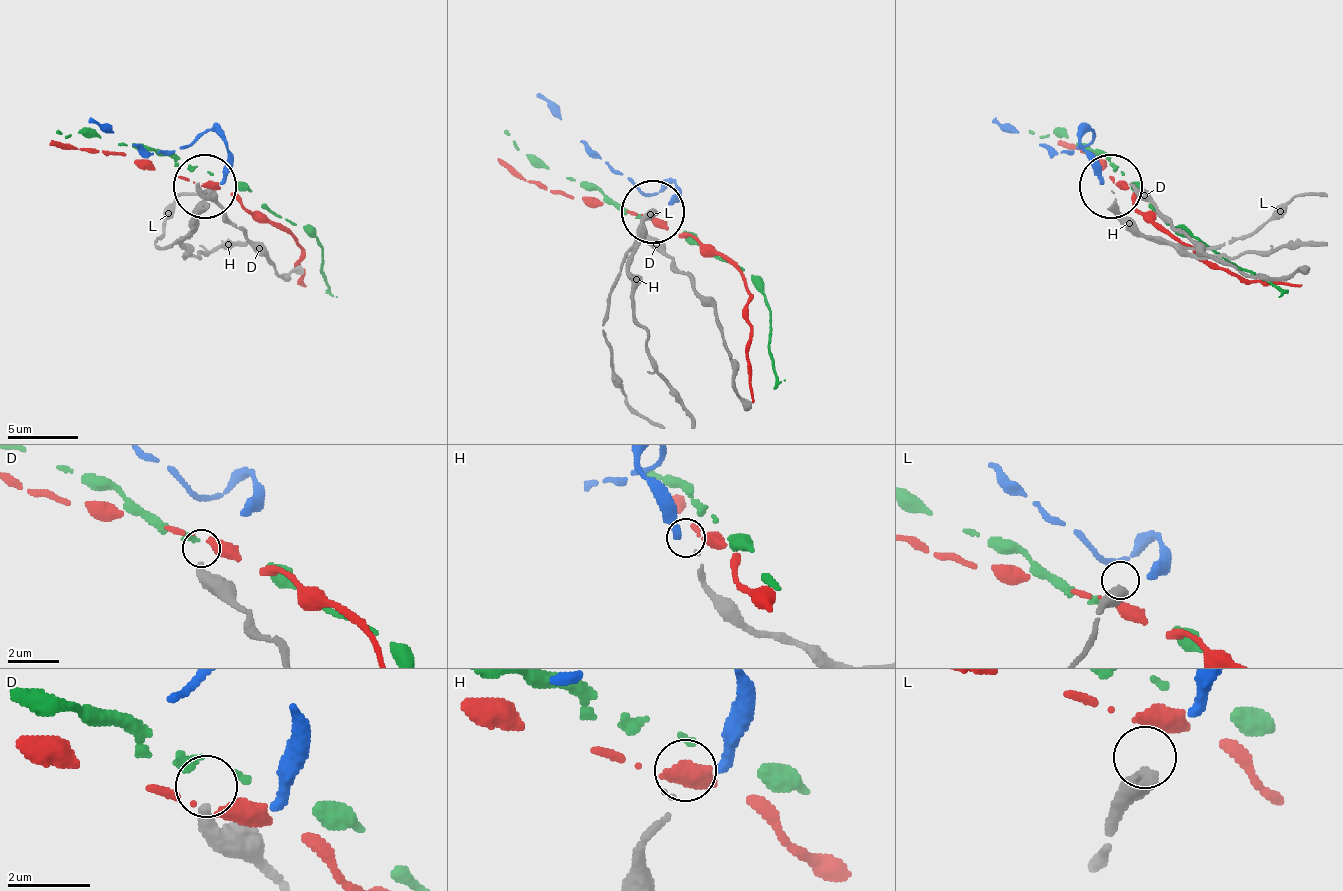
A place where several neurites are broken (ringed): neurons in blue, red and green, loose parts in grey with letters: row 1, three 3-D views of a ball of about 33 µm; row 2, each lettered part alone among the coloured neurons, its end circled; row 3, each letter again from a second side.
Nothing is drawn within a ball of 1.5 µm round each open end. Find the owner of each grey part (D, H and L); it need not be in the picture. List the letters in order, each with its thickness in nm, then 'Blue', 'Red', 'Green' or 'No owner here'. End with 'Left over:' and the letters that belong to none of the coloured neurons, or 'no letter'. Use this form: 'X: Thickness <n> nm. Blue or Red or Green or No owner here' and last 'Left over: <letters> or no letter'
D: Thickness 340 nm. No owner here
H: Thickness 80 nm. Blue
L: Thickness 460 nm. No owner here
Left over: D, L

